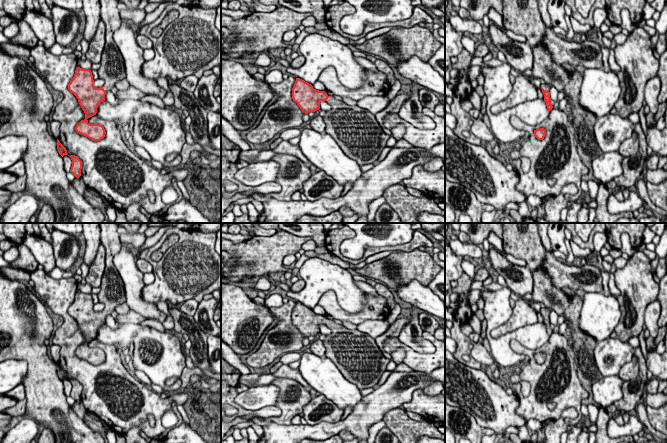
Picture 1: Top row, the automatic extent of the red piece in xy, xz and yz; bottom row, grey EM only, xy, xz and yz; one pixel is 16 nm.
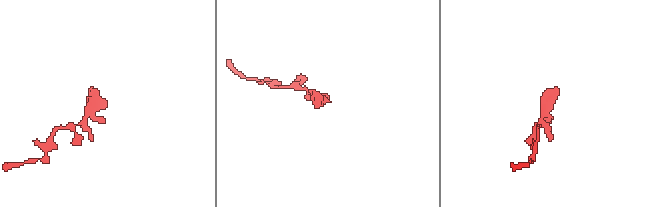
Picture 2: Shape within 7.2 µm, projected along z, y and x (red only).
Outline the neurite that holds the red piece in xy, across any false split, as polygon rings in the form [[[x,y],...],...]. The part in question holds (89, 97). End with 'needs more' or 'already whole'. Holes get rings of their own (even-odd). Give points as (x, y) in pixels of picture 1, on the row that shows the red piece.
[[[99,0],[101,4],[101,20],[106,27],[106,41],[103,49],[98,76],[104,81],[104,86],[96,88],[91,70],[76,67],[74,77],[68,84],[68,90],[73,93],[85,113],[85,119],[75,127],[77,133],[93,141],[100,141],[105,137],[105,129],[100,124],[90,124],[88,118],[96,115],[99,104],[105,101],[107,91],[115,83],[126,79],[124,58],[118,49],[113,35],[122,23],[118,0]]]; needs more

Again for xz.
[[[296,78],[292,88],[292,99],[300,107],[303,113],[315,112],[320,109],[320,102],[327,101],[331,105],[323,120],[326,124],[325,133],[329,134],[342,151],[351,159],[355,160],[359,166],[373,164],[378,160],[382,150],[390,138],[379,125],[375,115],[370,111],[358,106],[350,106],[343,101],[339,101],[332,96],[328,96],[325,91],[319,91],[300,78]]]; needs more

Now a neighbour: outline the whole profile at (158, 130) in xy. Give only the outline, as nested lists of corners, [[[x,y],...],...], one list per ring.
[[[105,100],[99,104],[96,115],[107,121],[120,122],[122,125],[129,124],[130,120],[133,119],[134,127],[132,136],[135,145],[144,148],[152,159],[160,162],[166,169],[181,164],[182,158],[179,153],[186,143],[186,136],[181,126],[182,120],[174,110],[160,108],[141,100],[118,100],[115,106]],[[172,153],[177,153],[178,155],[172,161],[167,162],[165,158]]]

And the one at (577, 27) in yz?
[[[572,15],[569,18],[575,34],[586,33],[592,29],[592,27],[588,24],[586,25],[580,24],[576,19],[572,17]]]

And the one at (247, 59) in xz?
[[[245,52],[239,58],[240,63],[250,75],[258,73],[258,66],[254,64],[255,58],[255,55],[251,52]]]

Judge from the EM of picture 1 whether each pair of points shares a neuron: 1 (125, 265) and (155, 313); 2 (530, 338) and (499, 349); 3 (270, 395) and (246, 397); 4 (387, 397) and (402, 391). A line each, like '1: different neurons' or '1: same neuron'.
1: same neuron
2: same neuron
3: same neuron
4: same neuron

